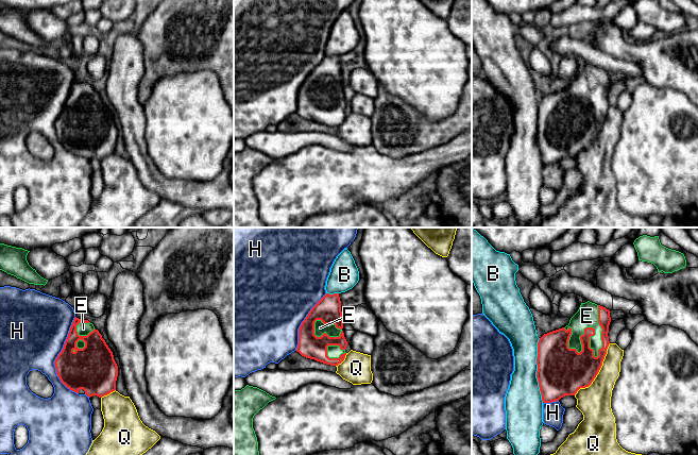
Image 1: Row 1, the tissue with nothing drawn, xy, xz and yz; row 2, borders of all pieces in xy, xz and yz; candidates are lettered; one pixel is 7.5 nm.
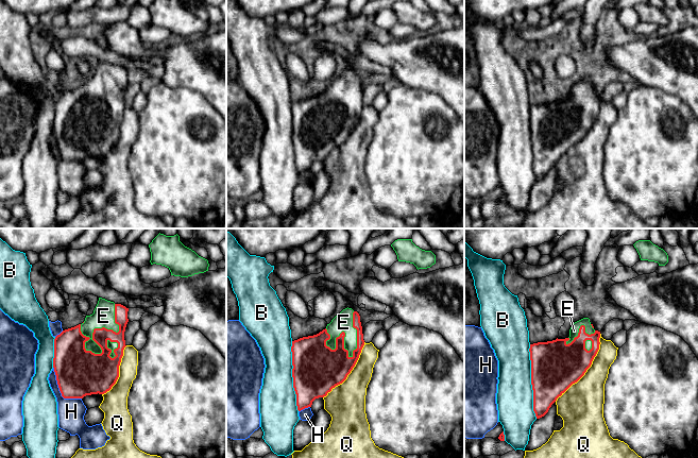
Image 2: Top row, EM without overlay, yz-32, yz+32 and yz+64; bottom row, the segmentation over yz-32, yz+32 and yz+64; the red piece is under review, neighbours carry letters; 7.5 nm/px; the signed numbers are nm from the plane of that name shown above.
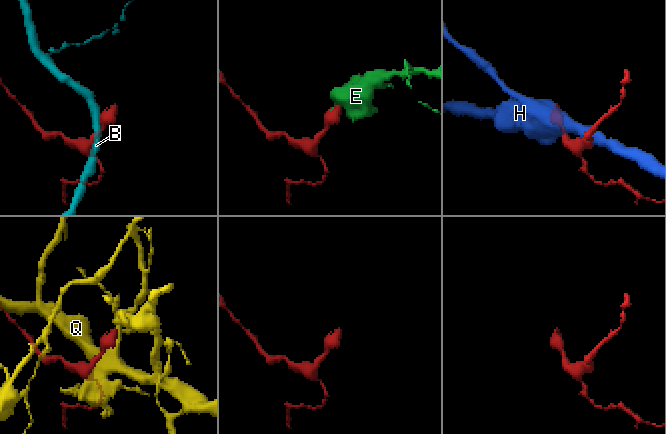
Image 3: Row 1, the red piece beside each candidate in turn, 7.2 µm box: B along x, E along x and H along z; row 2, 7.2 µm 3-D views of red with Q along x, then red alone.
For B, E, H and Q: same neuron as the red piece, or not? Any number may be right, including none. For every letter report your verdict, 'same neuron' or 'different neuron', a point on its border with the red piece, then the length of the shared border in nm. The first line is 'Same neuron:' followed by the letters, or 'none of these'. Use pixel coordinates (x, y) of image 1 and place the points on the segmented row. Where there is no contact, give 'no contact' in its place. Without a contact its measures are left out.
Same neuron: E
B: different neuron | yz (538, 370) | 480 nm
E: same neuron | yz (590, 348) | 400 nm
H: different neuron | xy (56, 357) | 600 nm
Q: different neuron | yz (598, 371) | 480 nm

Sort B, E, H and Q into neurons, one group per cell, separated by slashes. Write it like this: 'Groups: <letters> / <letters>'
Groups: B / E / H / Q

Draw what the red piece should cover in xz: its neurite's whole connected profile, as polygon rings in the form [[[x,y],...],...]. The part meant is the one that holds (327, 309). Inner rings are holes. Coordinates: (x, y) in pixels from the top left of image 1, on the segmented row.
[[[326,293],[309,311],[299,328],[296,352],[317,361],[338,366],[346,355],[339,293]]]

